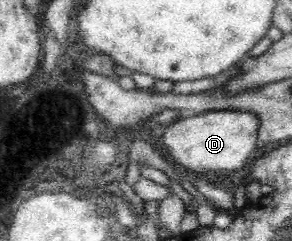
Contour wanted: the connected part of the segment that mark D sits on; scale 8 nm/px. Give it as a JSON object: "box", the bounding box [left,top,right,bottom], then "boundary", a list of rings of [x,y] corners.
{"box":[159,110,259,176],"boundary":[[[210,110],[186,119],[175,120],[159,131],[163,145],[176,166],[199,176],[209,171],[227,174],[245,166],[249,152],[256,148],[259,117],[251,111]]]}

